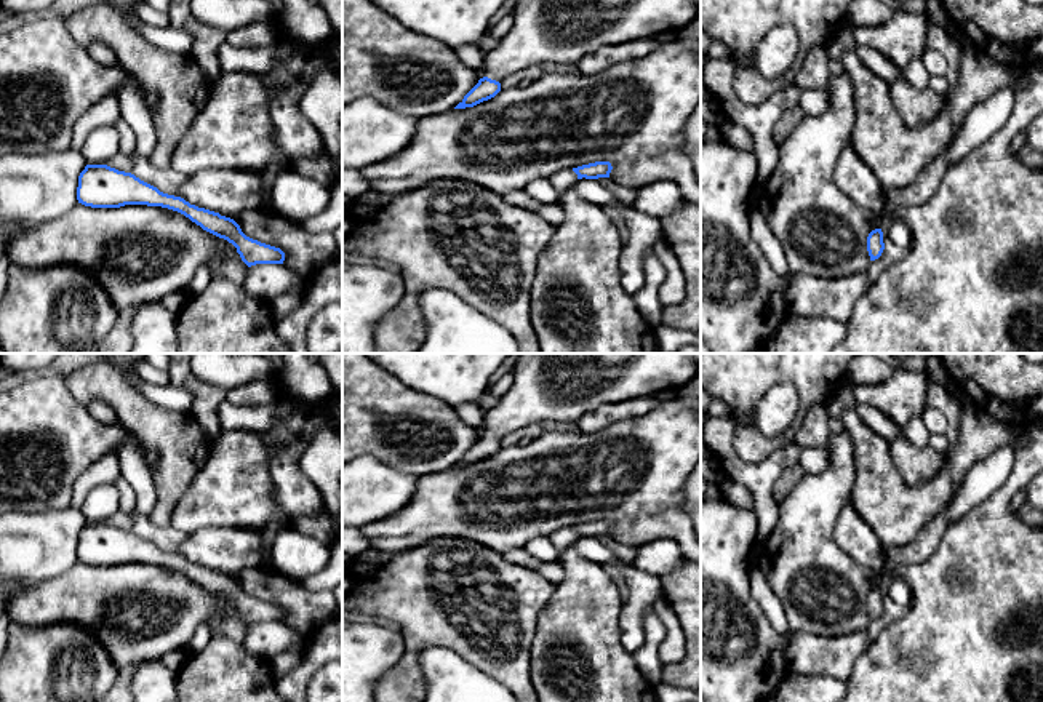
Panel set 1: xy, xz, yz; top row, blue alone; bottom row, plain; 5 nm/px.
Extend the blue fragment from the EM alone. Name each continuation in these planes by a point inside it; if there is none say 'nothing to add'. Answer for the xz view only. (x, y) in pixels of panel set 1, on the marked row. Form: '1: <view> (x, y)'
1: xz (544, 31)

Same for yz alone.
nothing to add

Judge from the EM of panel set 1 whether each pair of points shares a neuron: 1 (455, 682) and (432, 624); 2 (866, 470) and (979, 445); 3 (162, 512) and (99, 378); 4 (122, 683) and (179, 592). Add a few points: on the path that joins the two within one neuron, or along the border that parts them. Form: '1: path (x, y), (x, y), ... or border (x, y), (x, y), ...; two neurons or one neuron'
1: border (418, 654), (427, 648), (445, 646), (475, 666); two neurons
2: path (895, 494), (930, 494), (951, 474); one neuron
3: path (168, 478), (168, 445), (133, 410); one neuron
4: border (135, 664), (117, 669); two neurons

